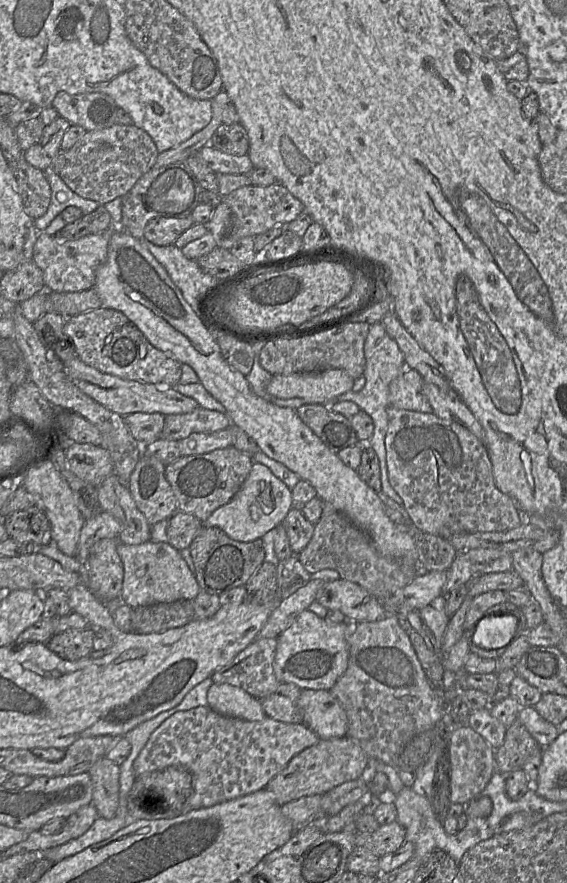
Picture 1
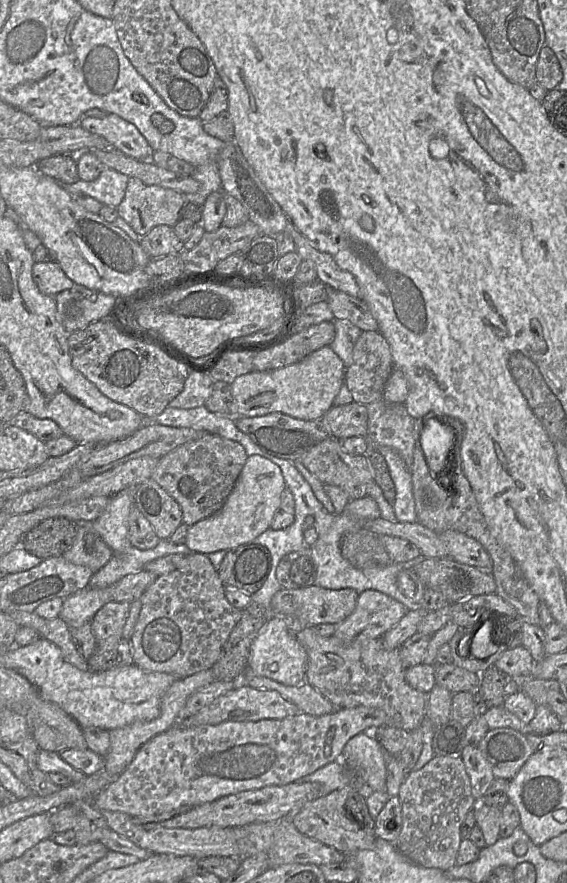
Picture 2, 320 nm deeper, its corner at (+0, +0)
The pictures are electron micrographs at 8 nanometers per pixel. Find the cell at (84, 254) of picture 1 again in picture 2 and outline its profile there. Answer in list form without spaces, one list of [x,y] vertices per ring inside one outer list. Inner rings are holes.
[[[56,261],[35,262],[32,277],[42,293],[53,297],[74,285]]]

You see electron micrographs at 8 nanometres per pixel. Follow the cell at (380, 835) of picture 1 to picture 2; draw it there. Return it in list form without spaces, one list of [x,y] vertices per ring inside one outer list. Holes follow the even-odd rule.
[[[351,784],[309,802],[296,811],[291,820],[297,830],[303,835],[333,847],[345,856],[351,856],[358,851],[367,850],[375,845],[377,837],[374,832],[364,830],[346,811],[347,798],[358,789]]]

